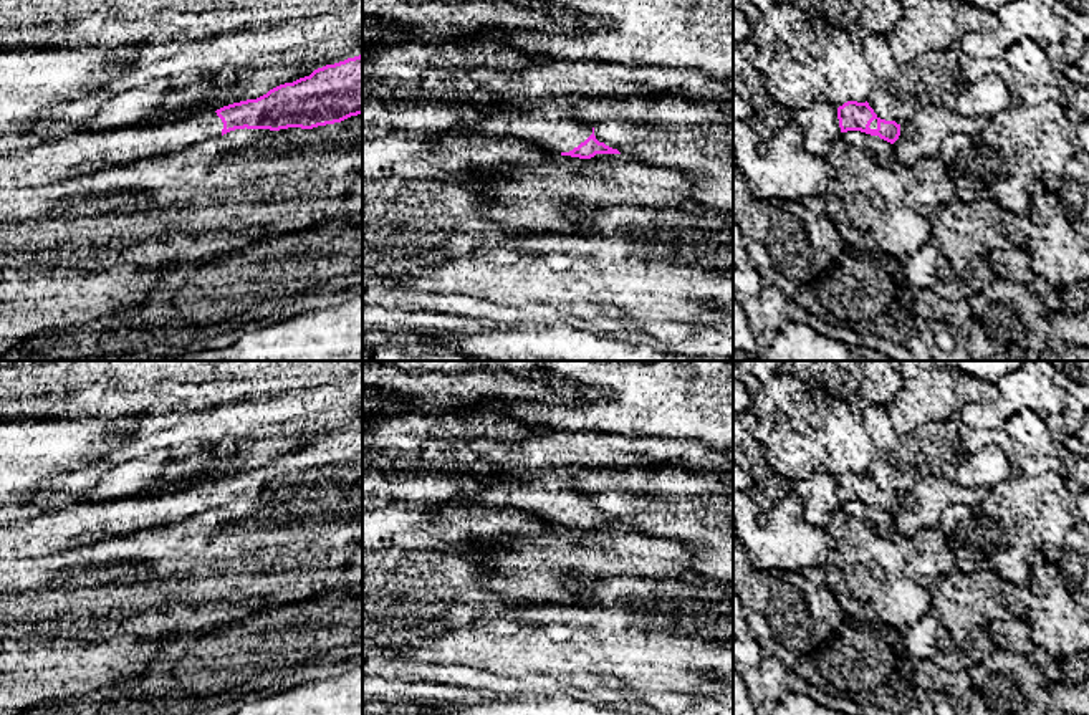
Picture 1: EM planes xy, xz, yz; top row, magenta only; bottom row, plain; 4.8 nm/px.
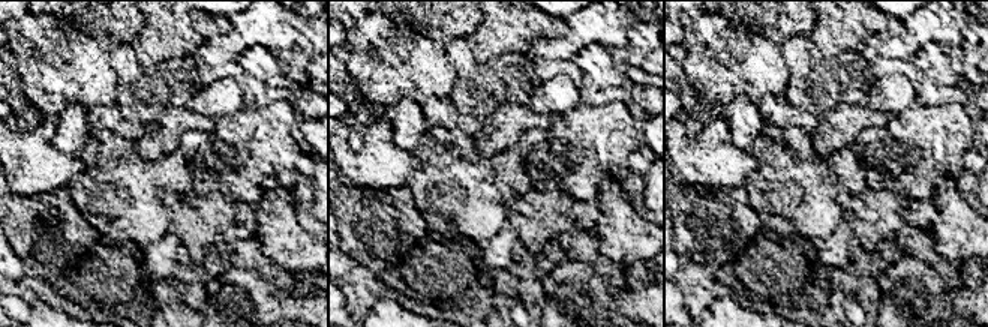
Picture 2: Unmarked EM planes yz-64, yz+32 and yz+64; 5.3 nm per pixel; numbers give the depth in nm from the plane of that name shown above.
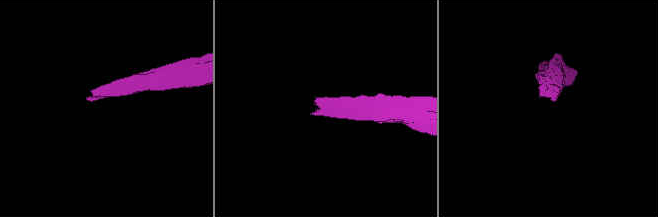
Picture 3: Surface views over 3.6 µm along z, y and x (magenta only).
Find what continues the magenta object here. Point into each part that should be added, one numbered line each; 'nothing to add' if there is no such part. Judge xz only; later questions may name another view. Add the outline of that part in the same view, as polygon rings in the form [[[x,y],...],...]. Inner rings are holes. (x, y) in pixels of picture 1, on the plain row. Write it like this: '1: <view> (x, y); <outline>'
1: xz (538, 492); [[[483,460],[458,463],[458,470],[487,477],[487,488],[475,495],[453,495],[422,506],[473,503],[493,508],[516,508],[561,525],[573,521],[592,505],[588,495],[569,485],[573,470],[558,468],[554,477],[551,468],[520,470]]]

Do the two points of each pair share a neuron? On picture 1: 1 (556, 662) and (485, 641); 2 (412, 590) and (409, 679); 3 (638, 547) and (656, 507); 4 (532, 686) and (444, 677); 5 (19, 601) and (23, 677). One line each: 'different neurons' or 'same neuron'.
1: same neuron
2: different neurons
3: different neurons
4: same neuron
5: different neurons

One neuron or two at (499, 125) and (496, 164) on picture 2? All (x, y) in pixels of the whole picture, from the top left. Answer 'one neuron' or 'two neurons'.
two neurons

